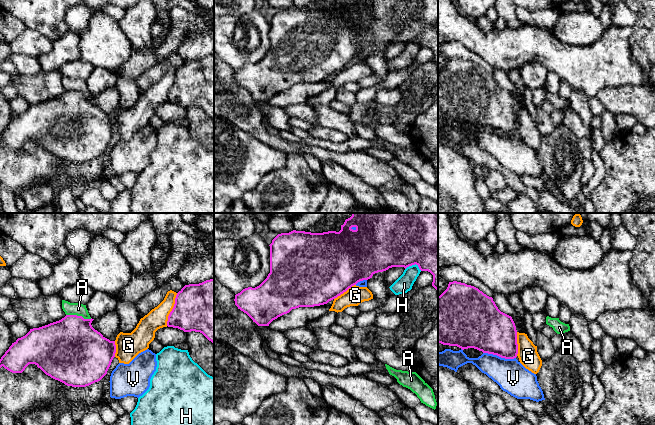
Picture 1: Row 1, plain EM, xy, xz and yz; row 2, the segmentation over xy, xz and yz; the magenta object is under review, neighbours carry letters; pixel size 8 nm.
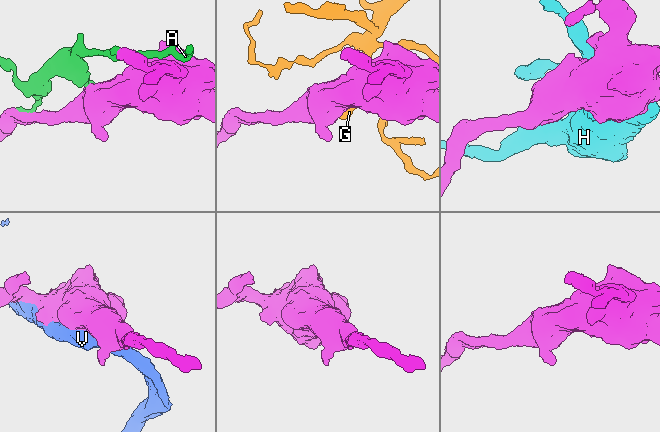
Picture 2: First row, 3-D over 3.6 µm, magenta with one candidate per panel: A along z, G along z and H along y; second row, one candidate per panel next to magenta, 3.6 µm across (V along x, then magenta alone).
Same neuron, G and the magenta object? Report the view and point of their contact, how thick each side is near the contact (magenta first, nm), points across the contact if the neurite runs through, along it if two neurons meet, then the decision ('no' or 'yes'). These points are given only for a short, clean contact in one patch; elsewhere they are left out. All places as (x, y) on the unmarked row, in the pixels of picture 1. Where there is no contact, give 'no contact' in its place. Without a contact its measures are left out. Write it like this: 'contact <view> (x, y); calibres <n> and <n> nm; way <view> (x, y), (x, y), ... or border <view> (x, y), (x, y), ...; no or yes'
contact xy (172, 85); calibres 400 and 170 nm; yes

